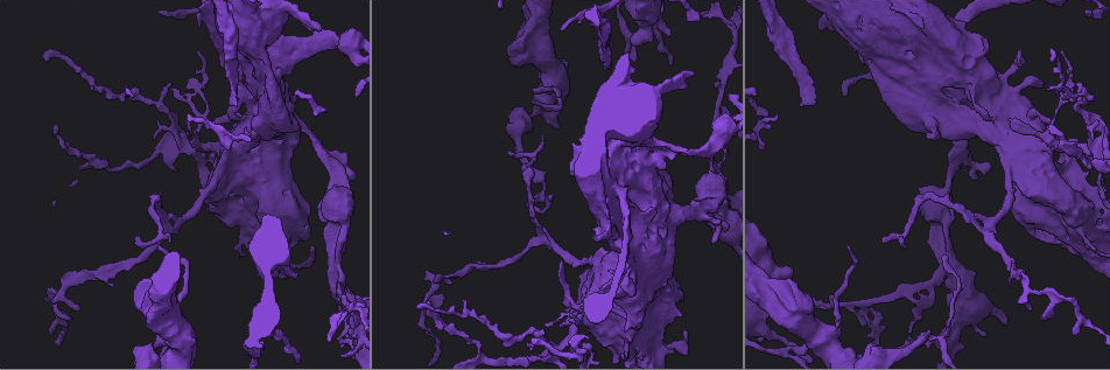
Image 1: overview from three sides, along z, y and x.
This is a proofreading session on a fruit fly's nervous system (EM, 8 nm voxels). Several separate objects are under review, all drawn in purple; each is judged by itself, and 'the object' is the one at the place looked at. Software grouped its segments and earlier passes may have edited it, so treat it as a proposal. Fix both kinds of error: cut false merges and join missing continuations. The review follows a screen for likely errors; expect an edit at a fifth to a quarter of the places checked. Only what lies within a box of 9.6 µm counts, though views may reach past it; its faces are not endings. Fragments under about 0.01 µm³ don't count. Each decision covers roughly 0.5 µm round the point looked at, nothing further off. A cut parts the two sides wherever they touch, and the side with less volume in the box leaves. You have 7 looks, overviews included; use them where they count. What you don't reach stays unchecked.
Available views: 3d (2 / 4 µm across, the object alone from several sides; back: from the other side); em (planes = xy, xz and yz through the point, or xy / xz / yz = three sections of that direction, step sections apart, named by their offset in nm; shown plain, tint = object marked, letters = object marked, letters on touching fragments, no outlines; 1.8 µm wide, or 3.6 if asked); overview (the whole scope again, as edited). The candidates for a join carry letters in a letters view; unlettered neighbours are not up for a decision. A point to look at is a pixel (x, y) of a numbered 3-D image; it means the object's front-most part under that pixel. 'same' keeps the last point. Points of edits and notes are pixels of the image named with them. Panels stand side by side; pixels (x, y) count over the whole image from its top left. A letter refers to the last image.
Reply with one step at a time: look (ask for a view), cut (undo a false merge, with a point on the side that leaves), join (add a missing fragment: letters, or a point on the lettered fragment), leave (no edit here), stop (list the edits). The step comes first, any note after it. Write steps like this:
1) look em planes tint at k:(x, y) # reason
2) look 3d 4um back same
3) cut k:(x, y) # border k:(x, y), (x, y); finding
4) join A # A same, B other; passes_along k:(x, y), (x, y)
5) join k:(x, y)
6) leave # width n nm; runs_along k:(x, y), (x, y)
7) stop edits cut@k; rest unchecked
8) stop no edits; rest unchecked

look em planes letters at 1:(192, 150) # arms run side by side

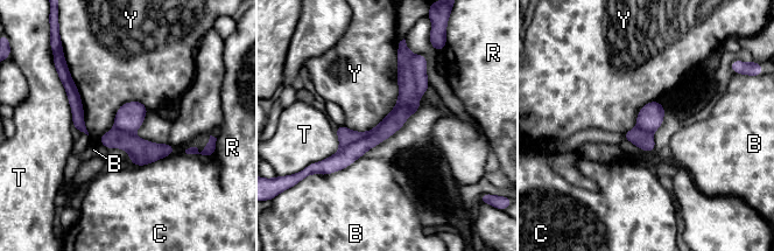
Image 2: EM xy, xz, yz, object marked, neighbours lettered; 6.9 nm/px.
leave # longest_contact Y 500 nm; B other, C other, R other, T other, Y other; border 2:(396, 78), (379, 123), (344, 126); one cell here

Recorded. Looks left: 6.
look 3d 4um at 1:(241, 192)

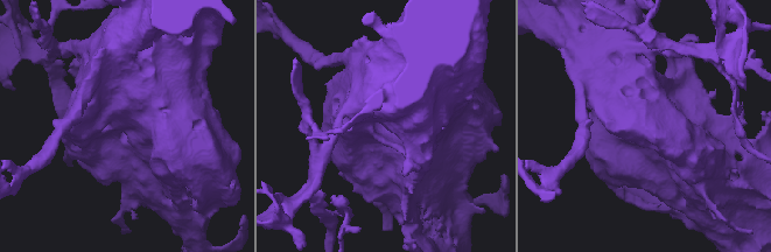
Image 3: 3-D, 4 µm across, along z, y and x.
look em 3.6um xy step 16 tint at 3:(122, 125) # shape alone is not enough

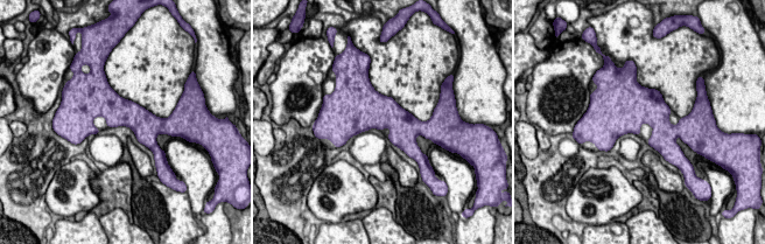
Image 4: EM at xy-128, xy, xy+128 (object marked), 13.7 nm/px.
look em 3.6um planes letters same

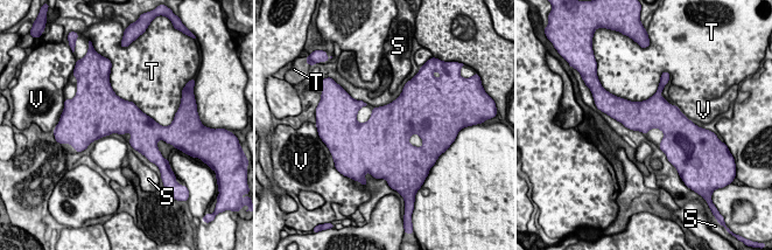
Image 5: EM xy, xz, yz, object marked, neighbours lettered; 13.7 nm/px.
leave # longest_contact T 900 nm; S other, T other, V other; border 5:(111, 88), (163, 126); continuous, no second cell

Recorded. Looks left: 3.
look em 3.6um planes letters at 1:(1094, 256) # closes a loop

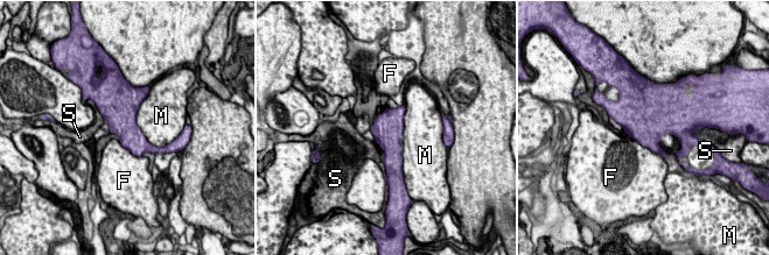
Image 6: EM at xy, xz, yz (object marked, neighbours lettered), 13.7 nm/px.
leave # longest_contact M 900 nm; F other, M other, S other; border 6:(629, 135), (664, 158); all the same cell

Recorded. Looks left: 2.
stop no edits; rest unchecked

